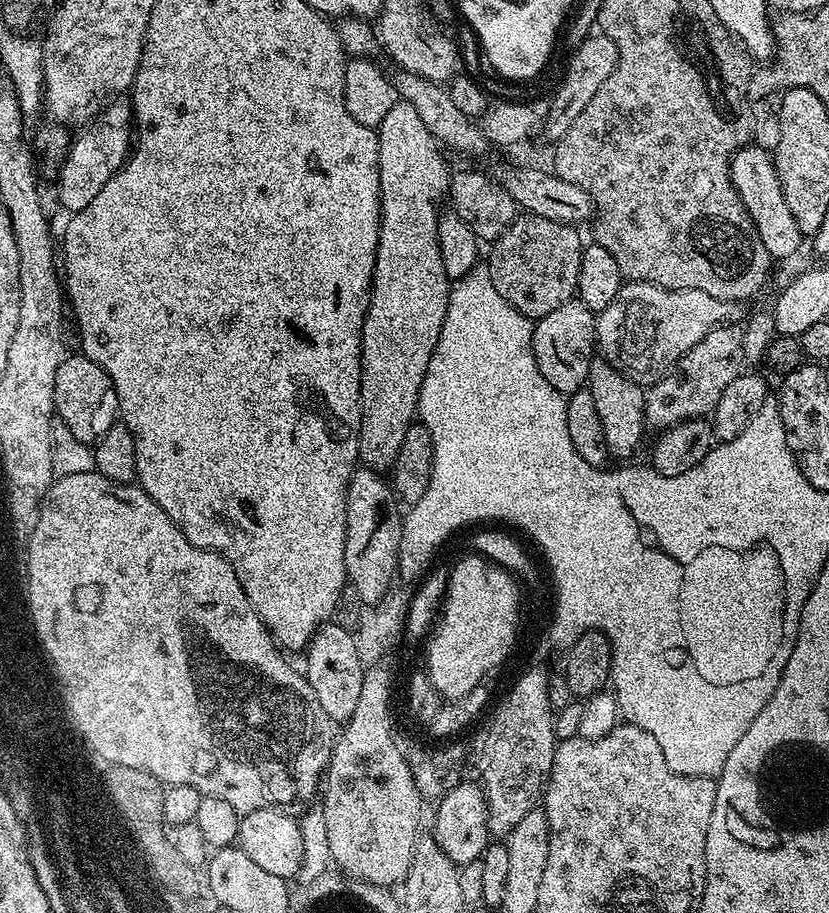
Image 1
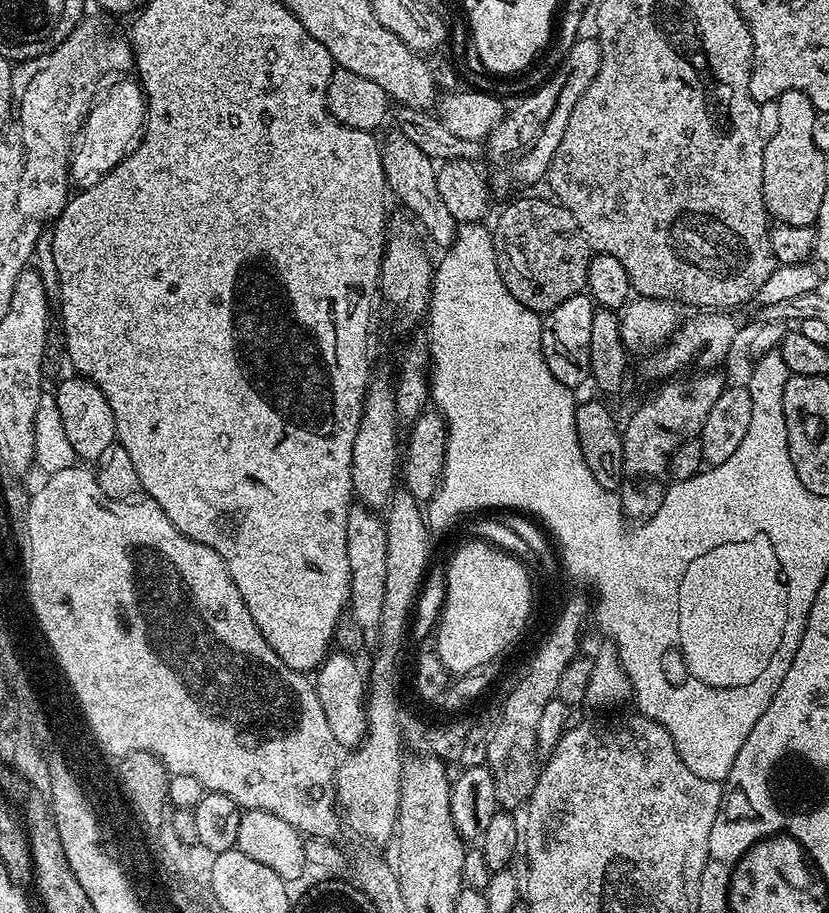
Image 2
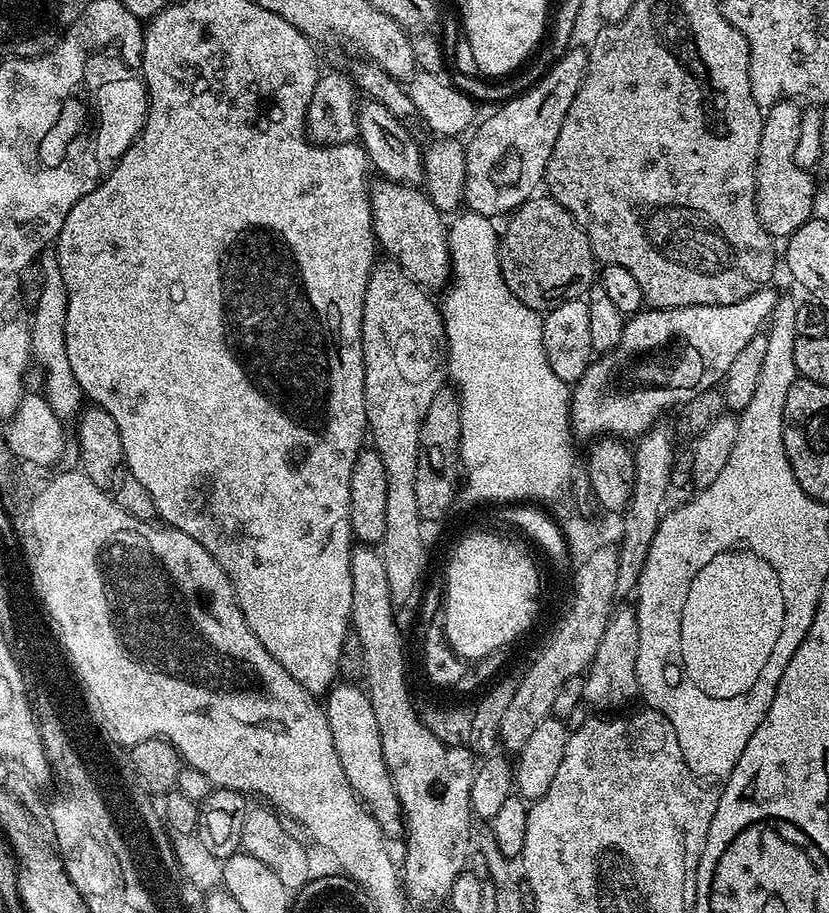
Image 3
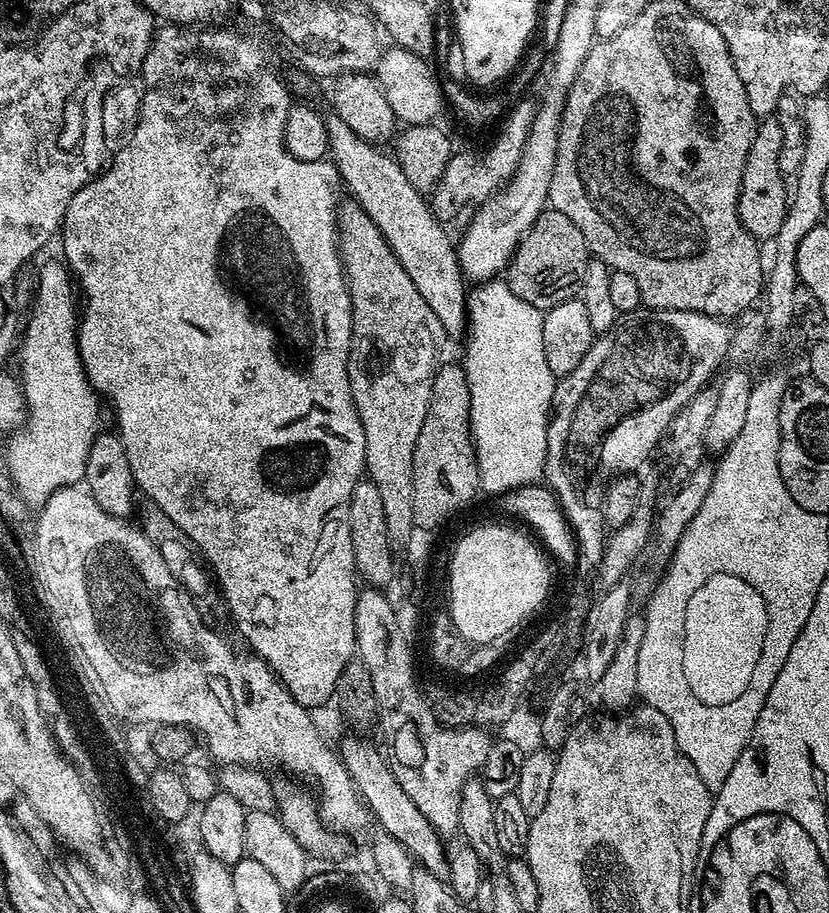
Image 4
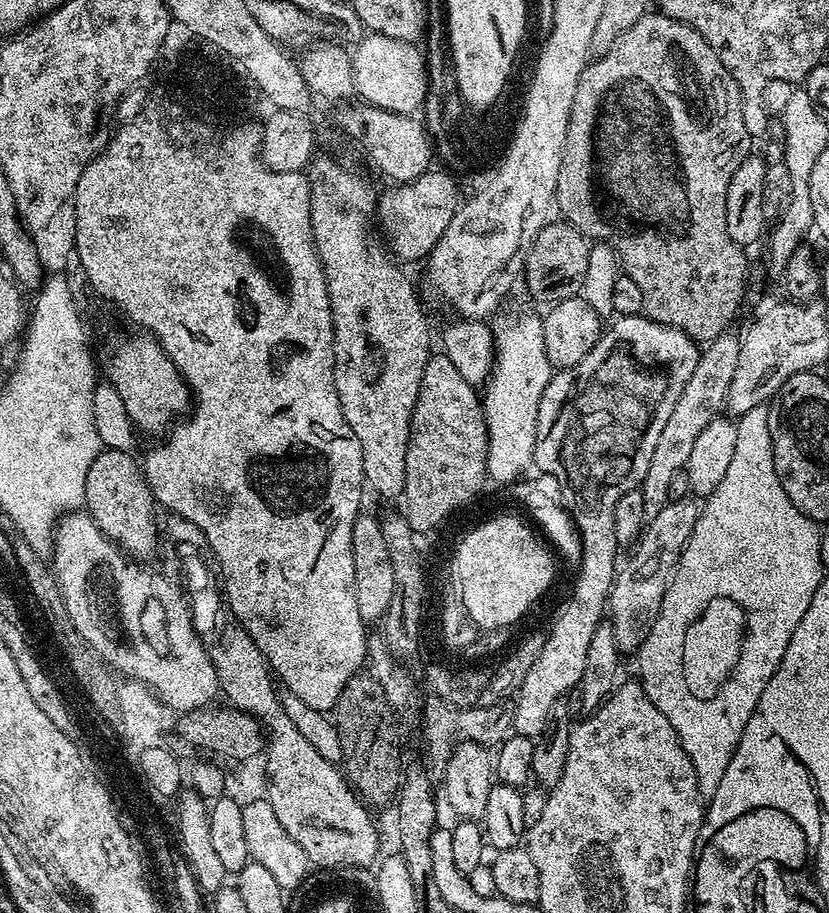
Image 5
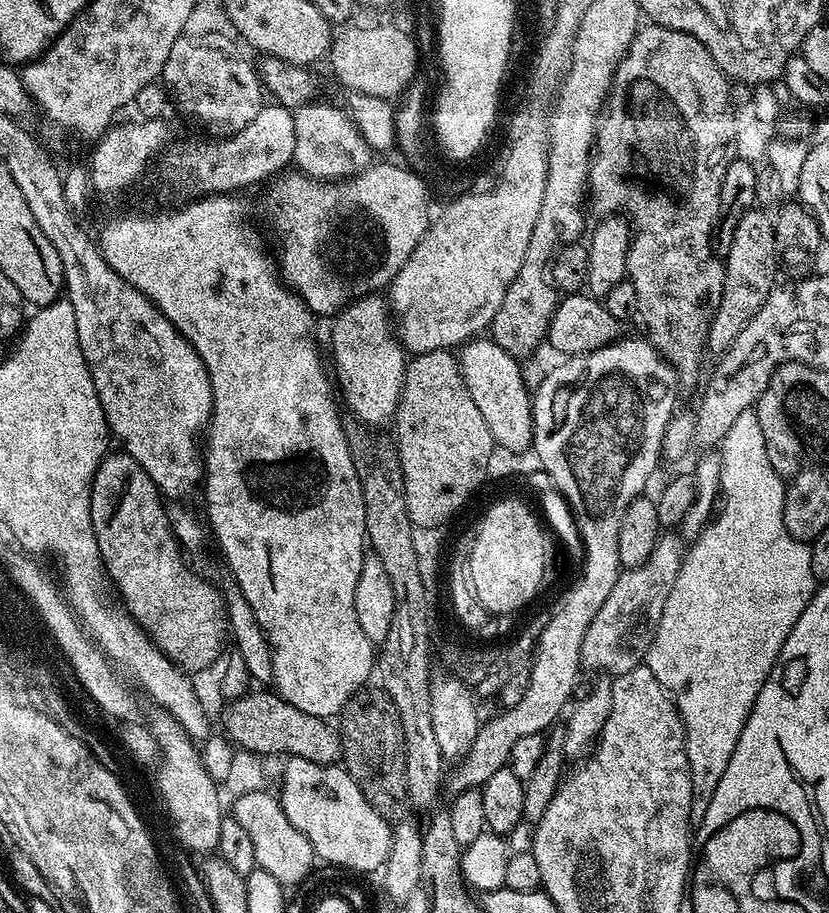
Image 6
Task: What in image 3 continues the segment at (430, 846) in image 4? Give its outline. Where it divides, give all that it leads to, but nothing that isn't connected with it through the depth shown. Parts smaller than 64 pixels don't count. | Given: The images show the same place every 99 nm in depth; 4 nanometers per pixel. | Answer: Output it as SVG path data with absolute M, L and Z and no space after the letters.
M356 682L333 684L326 693L326 699L330 734L334 734L334 750L338 750L338 762L342 762L346 782L375 819L387 821L388 812L400 812L400 801L396 799L392 776L388 773L386 758L382 754L382 734L378 718L374 718L372 700Z

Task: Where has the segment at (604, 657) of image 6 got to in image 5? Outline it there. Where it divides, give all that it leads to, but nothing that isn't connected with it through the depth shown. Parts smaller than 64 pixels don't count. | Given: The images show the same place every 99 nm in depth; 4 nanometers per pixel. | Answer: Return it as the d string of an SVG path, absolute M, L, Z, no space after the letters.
M695 499L672 500L665 508L658 510L658 515L654 519L645 523L639 541L634 548L636 553L625 564L623 561L622 567L617 571L616 579L612 581L612 593L608 595L606 612L610 617L616 645L620 648L621 653L635 653L644 645L644 639L650 634L650 630L660 613L662 598L666 594L666 590L670 590L670 582L674 582L674 574L680 565L684 547L686 542L690 542L690 534L694 530L699 516L700 508Z

